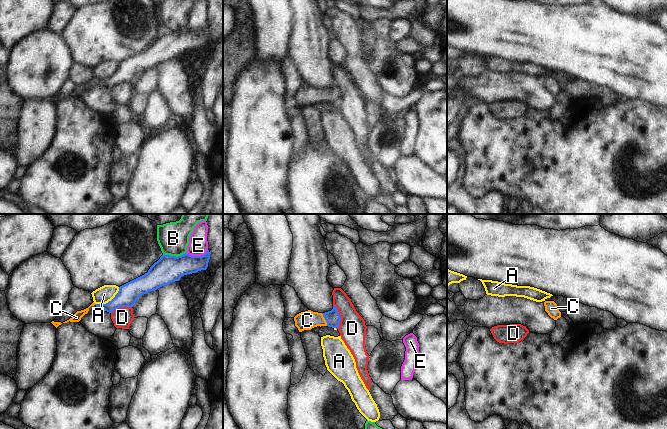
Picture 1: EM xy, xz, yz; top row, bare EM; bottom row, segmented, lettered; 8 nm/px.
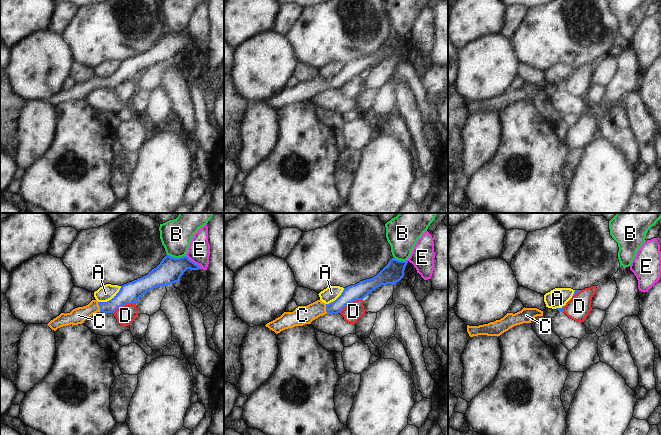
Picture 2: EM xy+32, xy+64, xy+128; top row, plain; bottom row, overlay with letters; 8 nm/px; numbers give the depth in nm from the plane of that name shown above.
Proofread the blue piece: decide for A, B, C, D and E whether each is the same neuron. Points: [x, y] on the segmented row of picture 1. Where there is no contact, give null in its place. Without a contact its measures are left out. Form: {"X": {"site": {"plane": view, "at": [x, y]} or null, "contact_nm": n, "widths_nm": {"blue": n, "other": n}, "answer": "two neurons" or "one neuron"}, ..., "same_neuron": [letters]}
{"A": {"site": {"plane": "xy", "at": [109, 301]}, "contact_nm": 240, "widths_nm": {"blue": 160, "other": 140}, "answer": "two neurons"}, "B": {"site": {"plane": "xy", "at": [174, 256]}, "contact_nm": 190, "widths_nm": {"blue": 220, "other": 260}, "answer": "two neurons"}, "C": {"site": {"plane": "xz", "at": [325, 319]}, "contact_nm": 120, "widths_nm": {"blue": 120, "other": 150}, "answer": "one neuron"}, "D": {"site": {"plane": "xz", "at": [339, 316]}, "contact_nm": 200, "widths_nm": {"blue": 120, "other": 220}, "answer": "two neurons"}, "E": {"site": {"plane": "xy", "at": [197, 256]}, "contact_nm": 180, "widths_nm": {"blue": 220, "other": 160}, "answer": "two neurons"}, "same_neuron": ["C"]}

